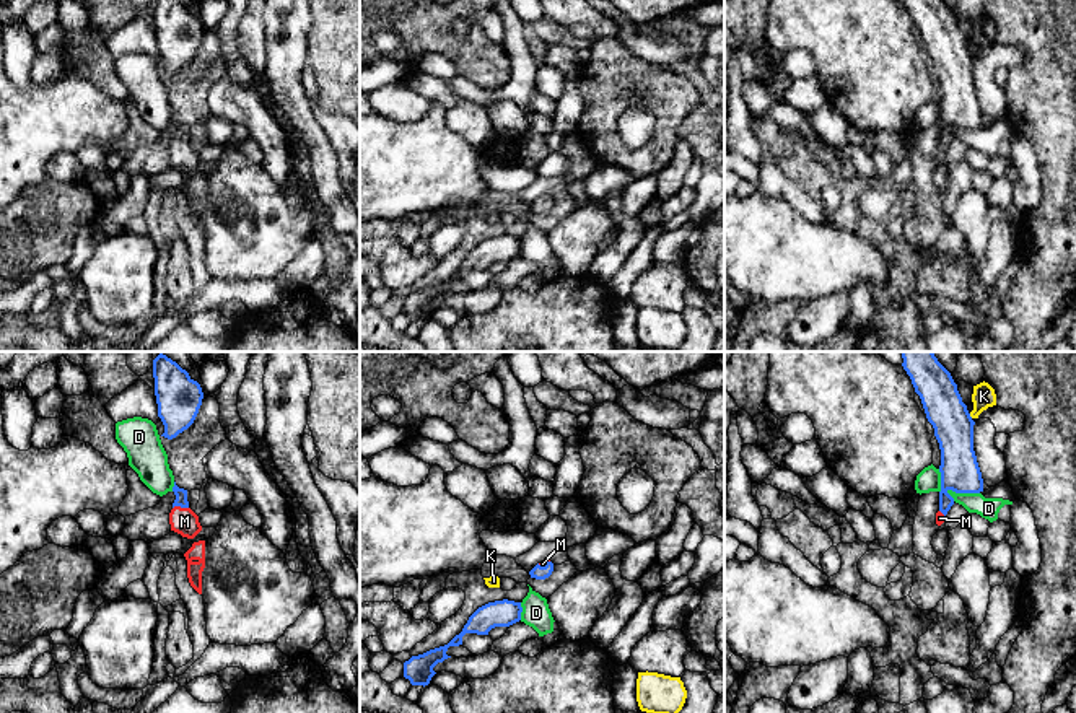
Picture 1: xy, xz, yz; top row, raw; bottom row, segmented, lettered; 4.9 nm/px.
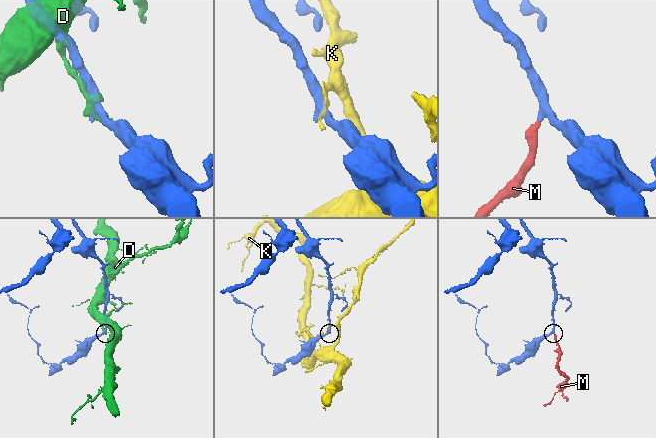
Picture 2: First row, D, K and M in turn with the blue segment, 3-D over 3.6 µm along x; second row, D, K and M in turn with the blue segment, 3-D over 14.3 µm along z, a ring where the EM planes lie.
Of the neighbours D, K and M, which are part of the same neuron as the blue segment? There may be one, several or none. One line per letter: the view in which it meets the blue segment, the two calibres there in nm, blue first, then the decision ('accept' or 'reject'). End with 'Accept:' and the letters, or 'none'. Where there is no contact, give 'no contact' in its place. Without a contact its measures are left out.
D: yz | 190/110 nm | reject
K: yz | 190/120 nm | reject
M: xy | 60/140 nm | accept
Accept: M

